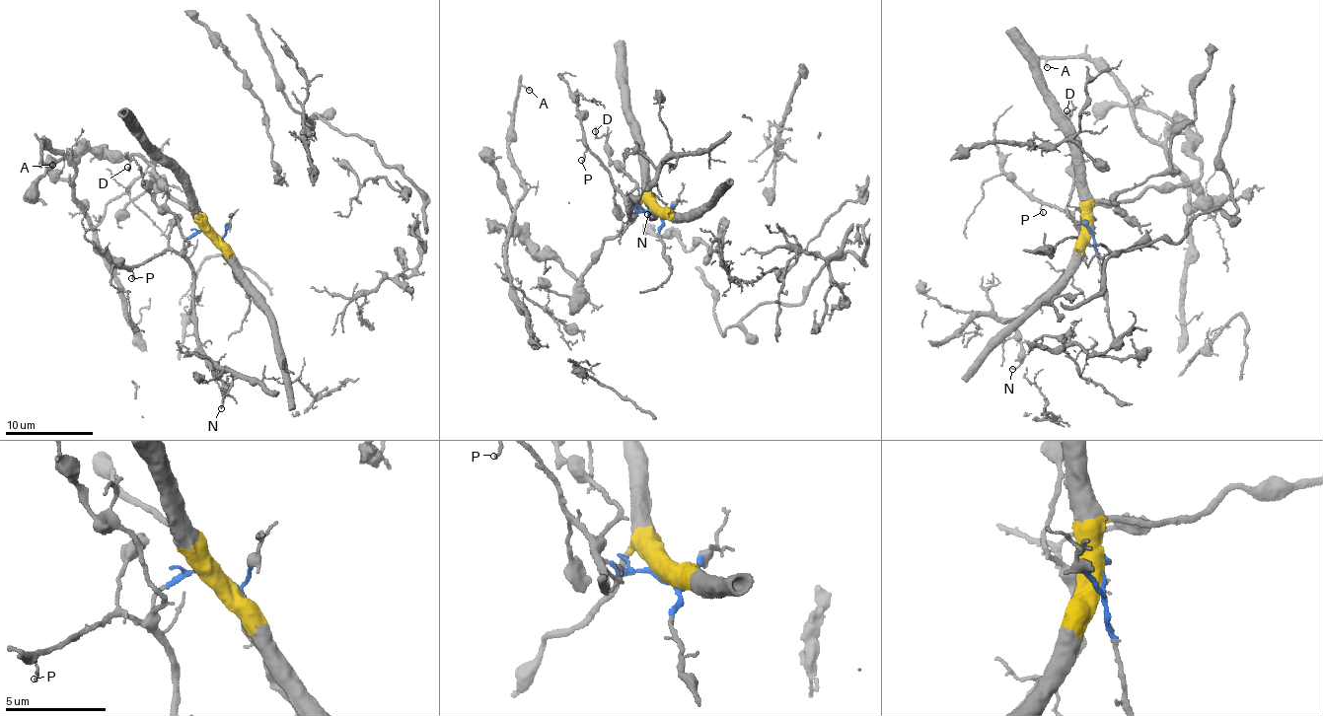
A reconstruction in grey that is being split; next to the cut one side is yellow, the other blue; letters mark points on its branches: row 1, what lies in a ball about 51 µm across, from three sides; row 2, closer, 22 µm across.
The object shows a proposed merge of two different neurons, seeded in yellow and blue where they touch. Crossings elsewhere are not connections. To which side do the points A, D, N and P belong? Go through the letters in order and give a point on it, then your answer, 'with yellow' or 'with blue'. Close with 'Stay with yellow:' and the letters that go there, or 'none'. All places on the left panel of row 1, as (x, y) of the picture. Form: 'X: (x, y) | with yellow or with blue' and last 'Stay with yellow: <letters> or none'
A: (52, 165) | with yellow
D: (127, 167) | with blue
N: (221, 408) | with blue
P: (131, 278) | with blue
Stay with yellow: A

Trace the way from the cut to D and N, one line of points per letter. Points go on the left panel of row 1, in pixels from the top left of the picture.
D: (213, 235), (197, 230), (183, 248), (187, 240), (180, 222), (155, 201), (150, 181), (132, 160), (126, 167)
N: (213, 235), (197, 230), (184, 246), (192, 283), (193, 334), (211, 365), (211, 375), (223, 386), (221, 409)

